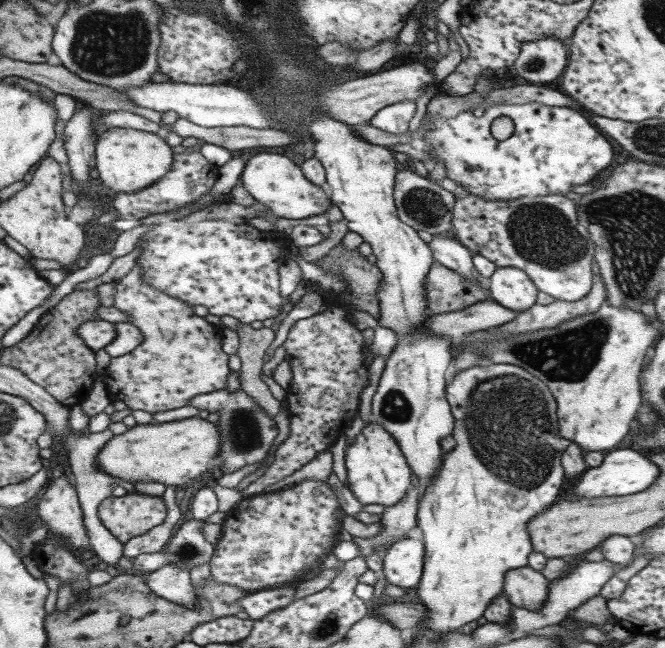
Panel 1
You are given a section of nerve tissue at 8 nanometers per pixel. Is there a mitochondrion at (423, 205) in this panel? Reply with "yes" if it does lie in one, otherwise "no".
yes

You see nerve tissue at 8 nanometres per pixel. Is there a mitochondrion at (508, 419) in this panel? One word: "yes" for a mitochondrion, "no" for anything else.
yes

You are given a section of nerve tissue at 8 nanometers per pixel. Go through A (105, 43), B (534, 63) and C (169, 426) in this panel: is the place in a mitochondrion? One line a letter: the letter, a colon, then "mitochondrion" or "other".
A: mitochondrion
B: mitochondrion
C: other

